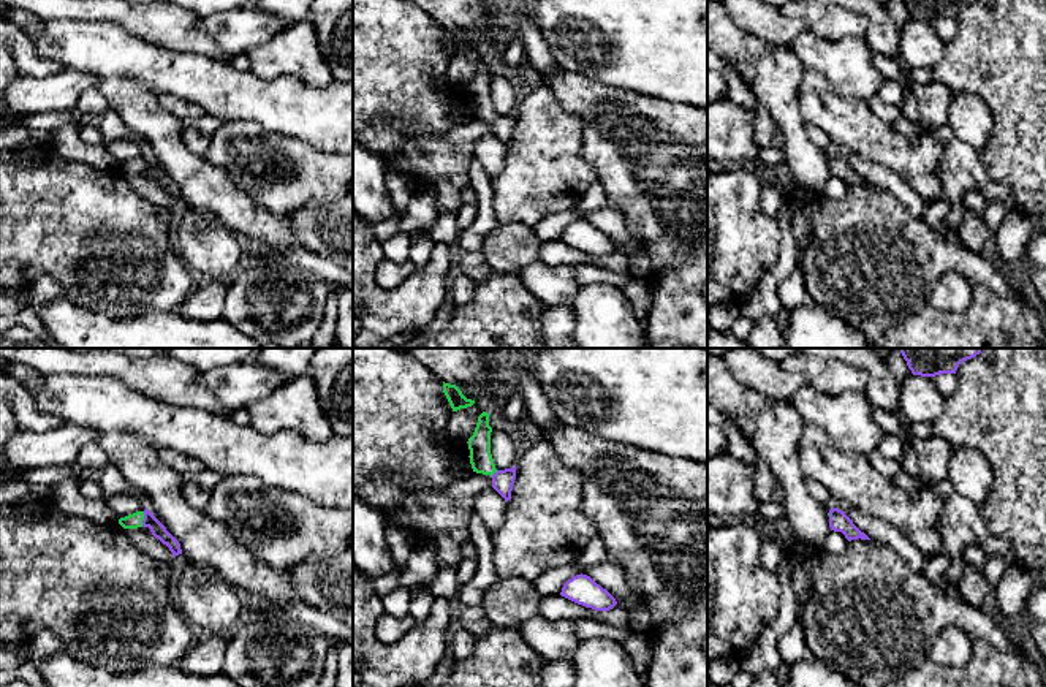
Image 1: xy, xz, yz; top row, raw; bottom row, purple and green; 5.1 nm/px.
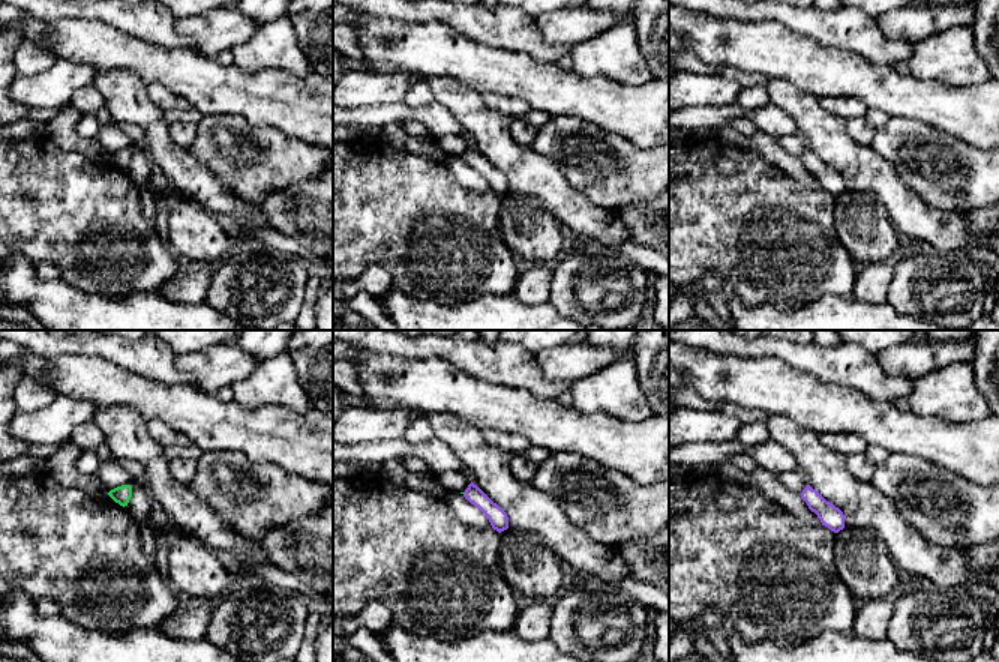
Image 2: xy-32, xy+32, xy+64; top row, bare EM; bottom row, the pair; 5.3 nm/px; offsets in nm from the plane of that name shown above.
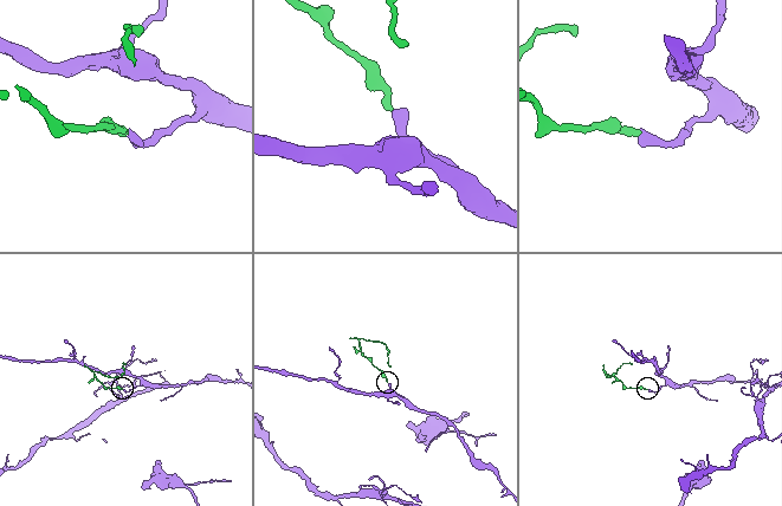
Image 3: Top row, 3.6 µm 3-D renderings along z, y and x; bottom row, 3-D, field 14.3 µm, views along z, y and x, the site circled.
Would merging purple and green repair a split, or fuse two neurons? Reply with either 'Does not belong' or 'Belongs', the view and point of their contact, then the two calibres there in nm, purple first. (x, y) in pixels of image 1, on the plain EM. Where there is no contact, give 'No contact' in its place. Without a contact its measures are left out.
Belongs. Touches purple at xy (143, 165). Thickness 80 nm (purple) against 80 nm

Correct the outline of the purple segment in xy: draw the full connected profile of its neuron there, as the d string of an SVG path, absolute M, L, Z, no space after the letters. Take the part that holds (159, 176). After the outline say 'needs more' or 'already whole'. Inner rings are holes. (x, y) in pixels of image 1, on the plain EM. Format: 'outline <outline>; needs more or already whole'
outline M146 154L119 165L123 174L149 173L152 180L169 193L172 201L182 199L180 188L166 176L166 173Z; needs more

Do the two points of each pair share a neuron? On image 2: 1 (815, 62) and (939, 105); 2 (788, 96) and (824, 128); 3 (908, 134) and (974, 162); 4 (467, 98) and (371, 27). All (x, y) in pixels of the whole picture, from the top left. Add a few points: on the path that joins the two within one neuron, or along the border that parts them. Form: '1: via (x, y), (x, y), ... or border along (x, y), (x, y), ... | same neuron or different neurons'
1: via (846, 74), (896, 95), (908, 96) | same neuron
2: via (797, 104), (815, 122) | same neuron
3: via (924, 140), (945, 158), (957, 159) | same neuron
4: border along (426, 77), (453, 77), (468, 87) | different neurons

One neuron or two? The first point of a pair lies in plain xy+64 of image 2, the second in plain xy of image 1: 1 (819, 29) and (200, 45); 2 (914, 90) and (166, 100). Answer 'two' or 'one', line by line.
1: one
2: two

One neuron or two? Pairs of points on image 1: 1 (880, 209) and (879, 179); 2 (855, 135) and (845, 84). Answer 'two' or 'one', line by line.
1: two
2: two

